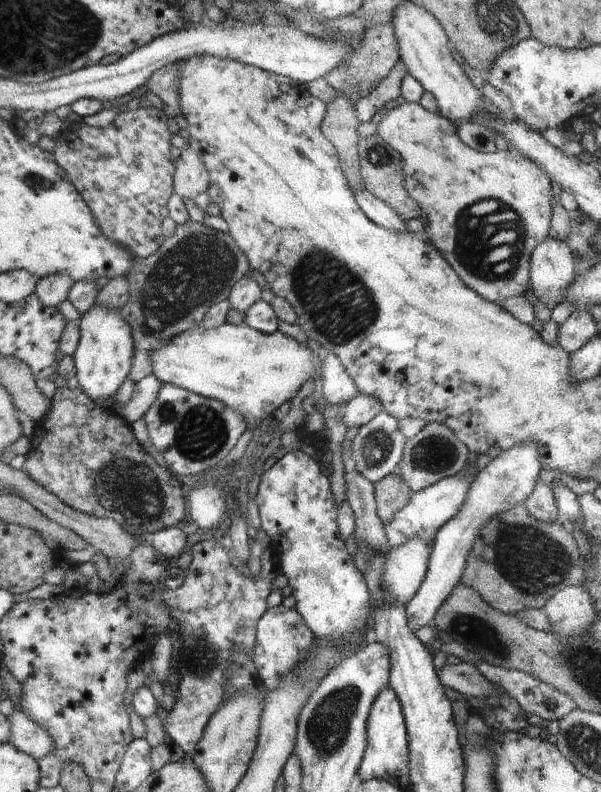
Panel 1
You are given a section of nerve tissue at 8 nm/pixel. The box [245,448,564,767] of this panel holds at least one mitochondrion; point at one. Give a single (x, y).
(327, 729)

